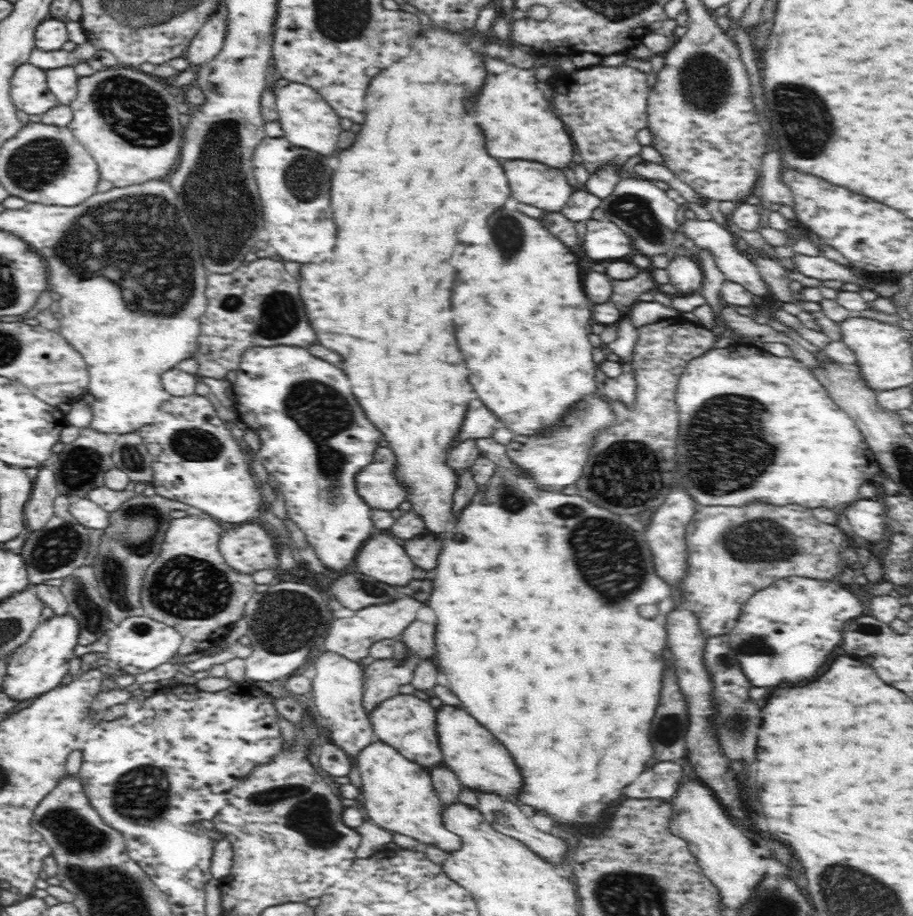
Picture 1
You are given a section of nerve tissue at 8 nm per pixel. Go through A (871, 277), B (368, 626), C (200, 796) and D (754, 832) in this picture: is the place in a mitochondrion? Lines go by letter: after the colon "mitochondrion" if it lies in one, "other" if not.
A: other
B: other
C: other
D: other

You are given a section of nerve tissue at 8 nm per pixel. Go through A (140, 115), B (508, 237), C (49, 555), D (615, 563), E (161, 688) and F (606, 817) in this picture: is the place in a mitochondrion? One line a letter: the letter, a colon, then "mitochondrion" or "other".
A: mitochondrion
B: mitochondrion
C: mitochondrion
D: mitochondrion
E: other
F: other

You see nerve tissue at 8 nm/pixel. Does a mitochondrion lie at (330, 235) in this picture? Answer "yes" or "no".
no

